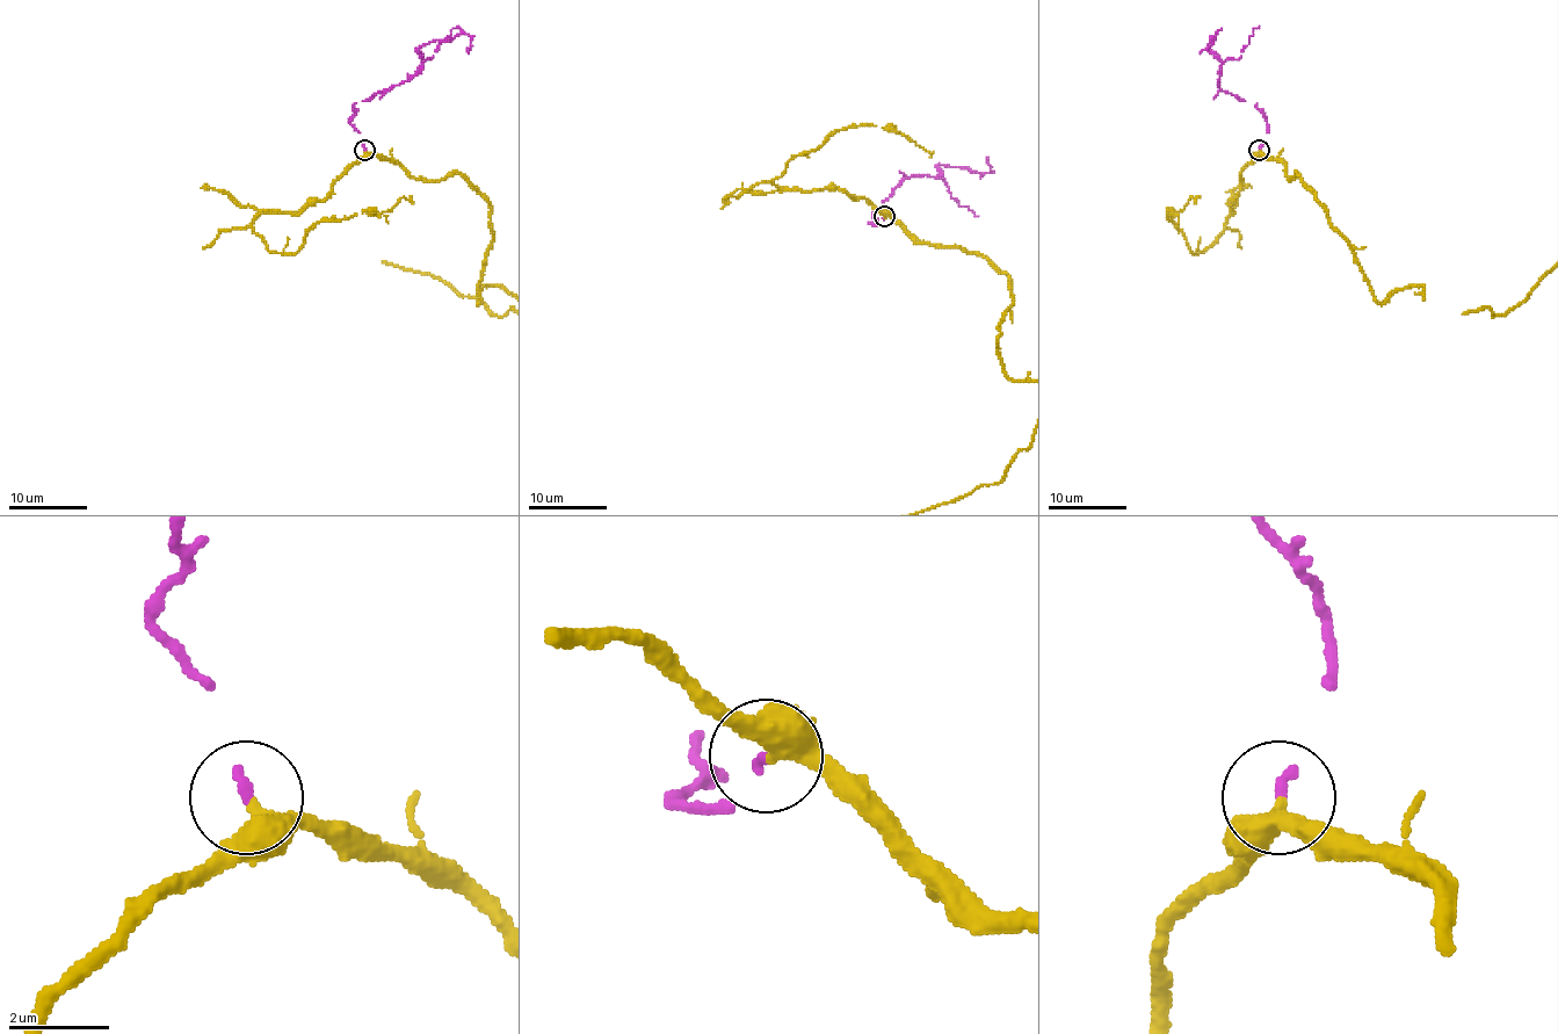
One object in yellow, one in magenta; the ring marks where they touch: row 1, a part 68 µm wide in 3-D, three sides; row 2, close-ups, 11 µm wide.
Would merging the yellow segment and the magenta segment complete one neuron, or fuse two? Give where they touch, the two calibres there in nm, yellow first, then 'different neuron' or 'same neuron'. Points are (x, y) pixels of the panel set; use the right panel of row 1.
(1259, 150) | 360/170 nm | same neuron

